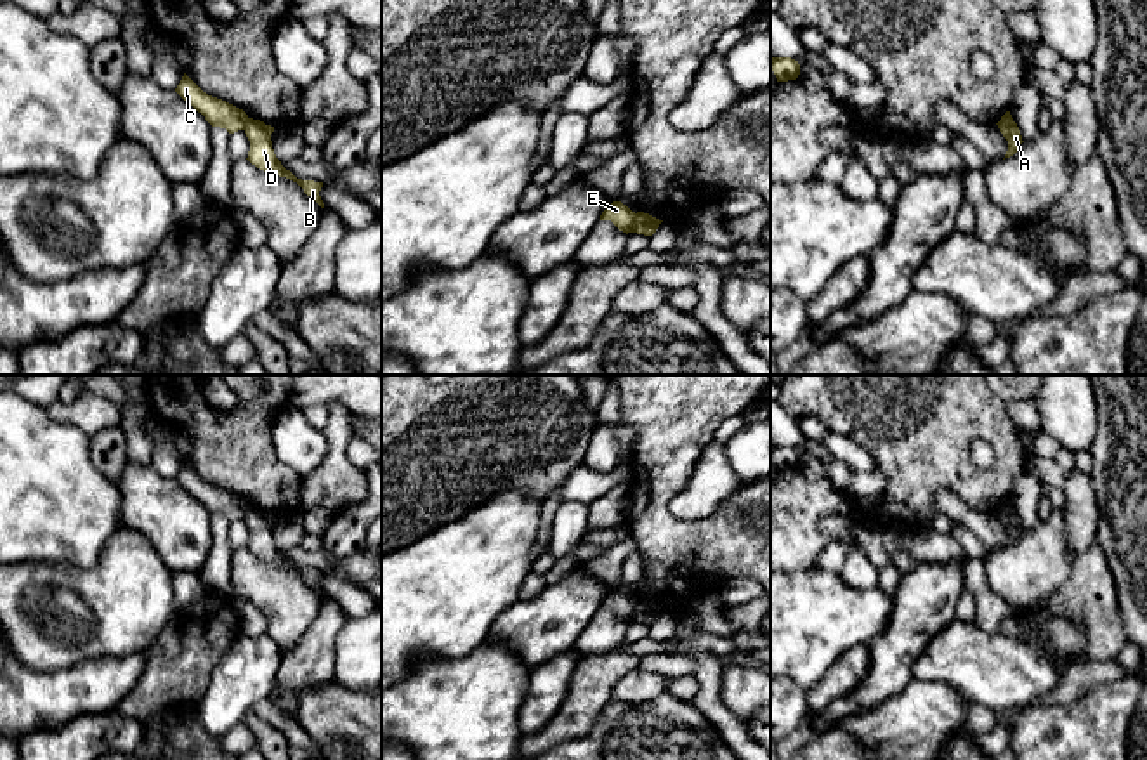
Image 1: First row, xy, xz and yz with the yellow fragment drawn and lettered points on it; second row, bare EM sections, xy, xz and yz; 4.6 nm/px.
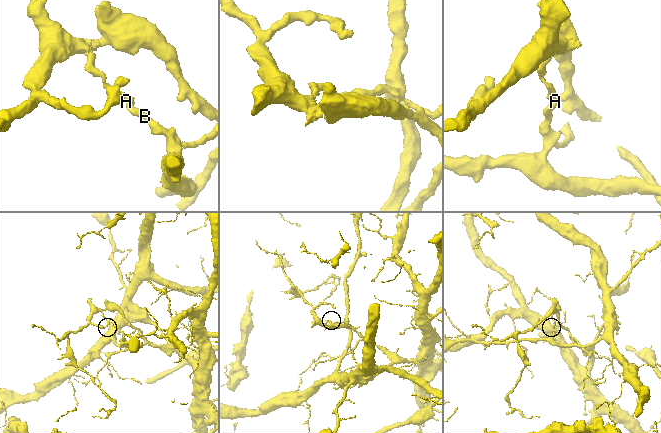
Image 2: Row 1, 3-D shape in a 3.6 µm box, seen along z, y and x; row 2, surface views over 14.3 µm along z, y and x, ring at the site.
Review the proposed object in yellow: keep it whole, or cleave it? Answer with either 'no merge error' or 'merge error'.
merge error

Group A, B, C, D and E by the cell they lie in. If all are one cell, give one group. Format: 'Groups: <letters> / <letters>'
Groups: A B D / C E

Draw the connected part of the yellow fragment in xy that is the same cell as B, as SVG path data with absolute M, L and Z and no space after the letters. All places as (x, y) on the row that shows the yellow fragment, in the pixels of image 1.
M253 118L248 120L245 127L245 134L250 141L250 151L246 160L267 174L286 177L297 182L307 196L311 196L321 208L324 208L324 203L319 196L323 182L302 180L297 179L290 170L286 170L274 154L272 141L271 141L272 132L274 127L265 125L260 120L253 120Z

